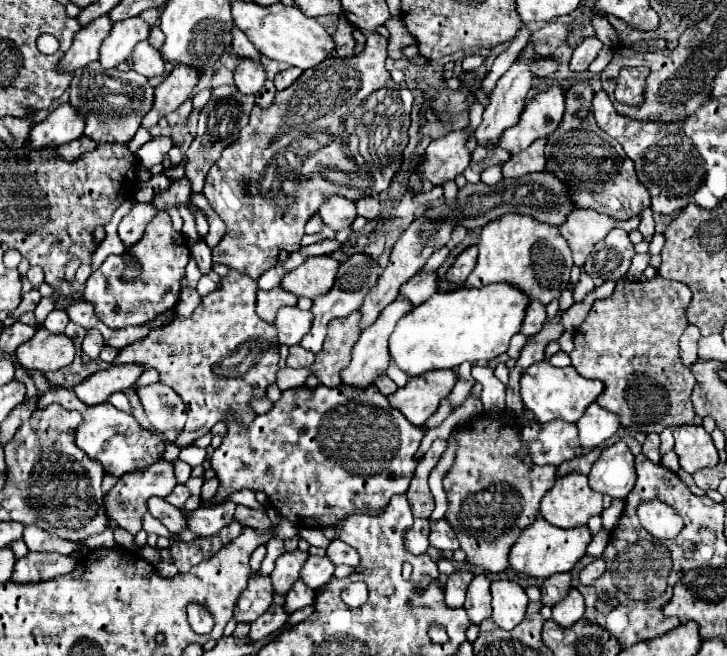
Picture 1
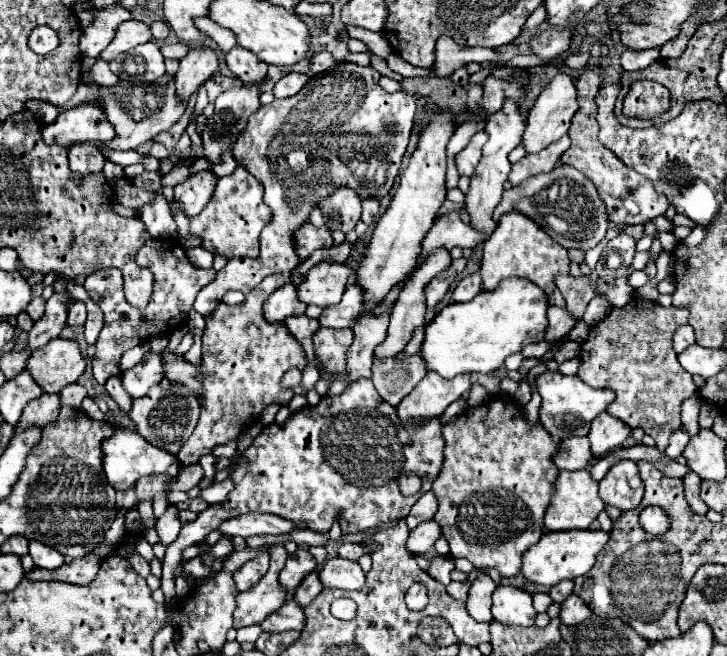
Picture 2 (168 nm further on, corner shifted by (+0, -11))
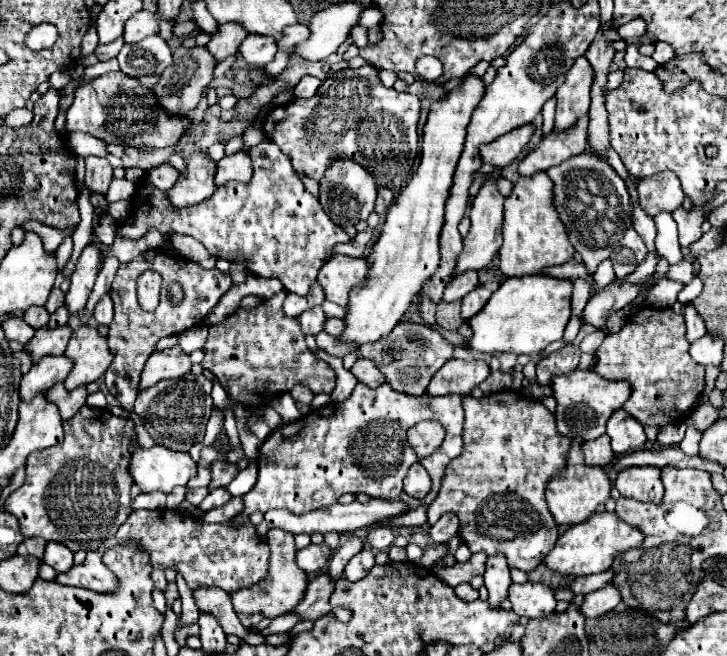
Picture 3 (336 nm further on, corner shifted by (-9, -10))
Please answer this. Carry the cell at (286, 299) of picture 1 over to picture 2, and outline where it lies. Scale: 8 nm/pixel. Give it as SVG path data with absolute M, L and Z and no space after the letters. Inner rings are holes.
M291 283L279 287L263 305L263 311L265 311L265 317L269 323L283 321L289 315L303 315L305 309L307 309L307 305L303 301L299 301L297 291Z

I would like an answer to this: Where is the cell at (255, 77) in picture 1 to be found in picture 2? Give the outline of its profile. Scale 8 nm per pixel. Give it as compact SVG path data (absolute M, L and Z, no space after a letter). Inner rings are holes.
M239 45L225 55L225 63L231 69L231 73L239 77L245 85L261 83L267 77L267 63L263 63L257 55L251 55L251 51Z

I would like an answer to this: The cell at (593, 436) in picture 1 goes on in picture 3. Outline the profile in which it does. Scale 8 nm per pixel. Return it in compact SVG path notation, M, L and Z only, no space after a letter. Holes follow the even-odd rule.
M616 410L606 424L606 434L612 440L612 452L616 456L622 456L632 450L640 450L642 444L646 442L646 434L630 414L624 410Z

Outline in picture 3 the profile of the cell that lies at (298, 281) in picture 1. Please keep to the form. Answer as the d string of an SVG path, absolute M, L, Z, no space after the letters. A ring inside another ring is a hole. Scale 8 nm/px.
M334 254L318 272L318 284L324 288L326 300L340 306L348 304L348 292L352 286L360 284L368 274L368 264L364 258Z

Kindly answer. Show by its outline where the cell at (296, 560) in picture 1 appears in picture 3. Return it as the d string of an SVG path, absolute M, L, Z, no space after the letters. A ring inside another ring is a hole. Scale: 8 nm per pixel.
M310 544L310 546L302 548L302 550L298 550L296 564L308 576L312 576L312 574L316 574L316 572L320 572L320 570L324 570L328 566L330 556L332 556L332 552L330 552L330 548L326 544L318 544L318 546Z

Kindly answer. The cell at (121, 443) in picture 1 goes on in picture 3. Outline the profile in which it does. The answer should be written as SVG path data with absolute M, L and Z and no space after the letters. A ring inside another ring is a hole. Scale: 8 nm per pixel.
M156 444L150 450L134 450L128 472L142 492L160 490L168 494L174 486L184 486L196 474L196 464L188 452L172 452Z

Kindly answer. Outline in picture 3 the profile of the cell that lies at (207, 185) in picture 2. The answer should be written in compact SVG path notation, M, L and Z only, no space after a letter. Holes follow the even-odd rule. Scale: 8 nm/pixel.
M236 152L232 156L224 156L216 166L216 186L224 186L226 182L238 180L248 182L252 178L252 164L246 152Z

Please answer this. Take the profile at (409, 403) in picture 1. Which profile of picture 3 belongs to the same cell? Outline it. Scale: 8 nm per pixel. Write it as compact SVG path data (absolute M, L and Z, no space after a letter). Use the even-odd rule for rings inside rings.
M452 358L434 374L430 386L426 388L426 394L432 398L446 396L446 394L468 396L488 376L490 376L490 368L484 360L462 362Z

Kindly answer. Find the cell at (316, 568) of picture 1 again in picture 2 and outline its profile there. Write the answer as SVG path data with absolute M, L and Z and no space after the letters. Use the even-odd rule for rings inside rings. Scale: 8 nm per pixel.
M333 557L325 561L323 569L319 571L321 583L325 587L337 589L361 589L365 585L365 573L357 561Z

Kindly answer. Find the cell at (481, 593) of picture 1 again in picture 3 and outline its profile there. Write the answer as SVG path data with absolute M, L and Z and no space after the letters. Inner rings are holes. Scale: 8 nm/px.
M502 554L488 556L486 572L484 572L484 586L488 588L488 604L490 608L500 608L500 602L508 594L510 580L510 568L506 564L506 558Z

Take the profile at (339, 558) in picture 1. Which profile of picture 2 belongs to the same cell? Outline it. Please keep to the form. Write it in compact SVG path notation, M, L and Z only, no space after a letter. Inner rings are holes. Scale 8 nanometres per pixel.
M343 543L343 545L339 547L339 557L343 557L343 559L353 559L353 561L357 561L363 553L365 553L365 549L363 549L361 545L355 545L355 543Z

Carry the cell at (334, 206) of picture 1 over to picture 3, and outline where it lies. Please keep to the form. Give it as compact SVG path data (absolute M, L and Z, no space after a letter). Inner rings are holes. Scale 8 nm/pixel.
M334 162L328 166L328 174L320 182L320 204L330 220L340 226L354 226L360 220L366 220L374 210L376 200L376 182L368 178L368 172L354 162Z

